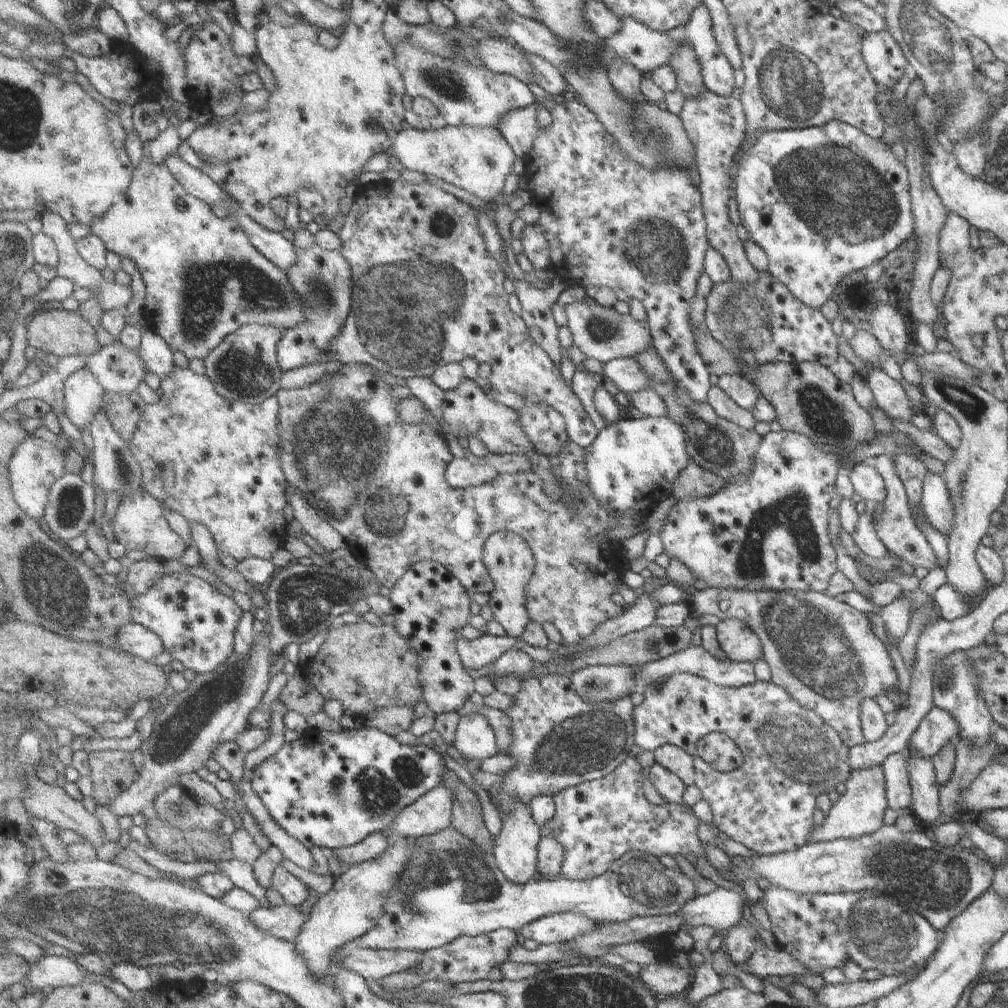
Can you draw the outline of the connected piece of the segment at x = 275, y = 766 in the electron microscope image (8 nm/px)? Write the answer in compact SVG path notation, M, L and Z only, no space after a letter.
M364 725L359 729L323 733L322 740L303 736L301 740L284 743L273 756L253 770L252 786L262 798L277 824L297 838L303 846L319 846L323 851L353 846L373 833L393 826L403 810L429 791L443 784L447 768L439 752L427 745L406 745L377 728Z

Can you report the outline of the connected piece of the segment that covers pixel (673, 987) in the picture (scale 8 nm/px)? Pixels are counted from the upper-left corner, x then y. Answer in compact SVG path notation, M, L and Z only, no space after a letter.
M648 964L638 978L647 984L655 996L678 996L686 992L692 982L693 969L679 968L675 964Z

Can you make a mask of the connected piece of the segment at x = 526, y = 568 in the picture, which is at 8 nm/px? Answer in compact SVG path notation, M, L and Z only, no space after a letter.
M507 530L491 534L485 549L484 563L495 582L495 590L489 594L488 606L506 634L521 639L525 628L531 622L525 604L527 604L527 584L535 572L537 560L531 546L523 540L523 537Z

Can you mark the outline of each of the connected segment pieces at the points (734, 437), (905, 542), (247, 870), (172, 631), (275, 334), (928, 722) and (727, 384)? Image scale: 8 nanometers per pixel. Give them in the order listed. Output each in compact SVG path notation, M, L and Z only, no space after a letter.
M655 347L649 348L643 354L637 354L634 358L651 374L651 389L661 394L663 402L669 408L671 419L675 420L677 424L683 424L683 430L687 434L687 452L691 459L707 472L714 473L715 476L723 479L731 478L731 476L747 478L753 468L753 453L759 448L762 437L753 429L743 430L737 424L719 418L707 403L695 402L683 388L677 386L675 378L671 376L671 372L665 362L661 360Z
M882 454L874 456L867 459L865 462L881 475L886 490L885 498L883 502L880 503L882 510L879 513L879 518L875 520L874 515L872 515L871 519L872 527L879 542L885 546L888 552L895 554L900 561L907 562L907 564L913 567L921 566L921 568L925 568L927 572L933 568L940 568L933 554L933 550L931 550L931 546L925 541L925 537L909 517L909 509L904 488L895 474L891 455Z
M237 859L230 861L214 861L222 872L234 881L236 887L241 887L247 892L251 892L261 906L273 908L273 904L267 898L267 889L261 886L253 874L252 864L243 864Z
M171 573L149 592L132 597L130 602L135 623L153 630L171 657L197 675L216 672L227 662L235 650L239 620L245 614L231 596L190 573Z
M245 324L230 334L211 354L204 359L206 375L213 382L215 390L231 400L245 404L261 405L275 397L281 390L282 365L279 364L279 342L283 329L273 324Z
M933 706L923 716L915 732L906 742L906 750L911 756L931 758L945 745L951 744L951 738L957 738L957 724L949 712Z
M743 375L718 376L716 385L729 400L733 400L743 410L750 411L755 406L757 398L759 398L756 387Z

